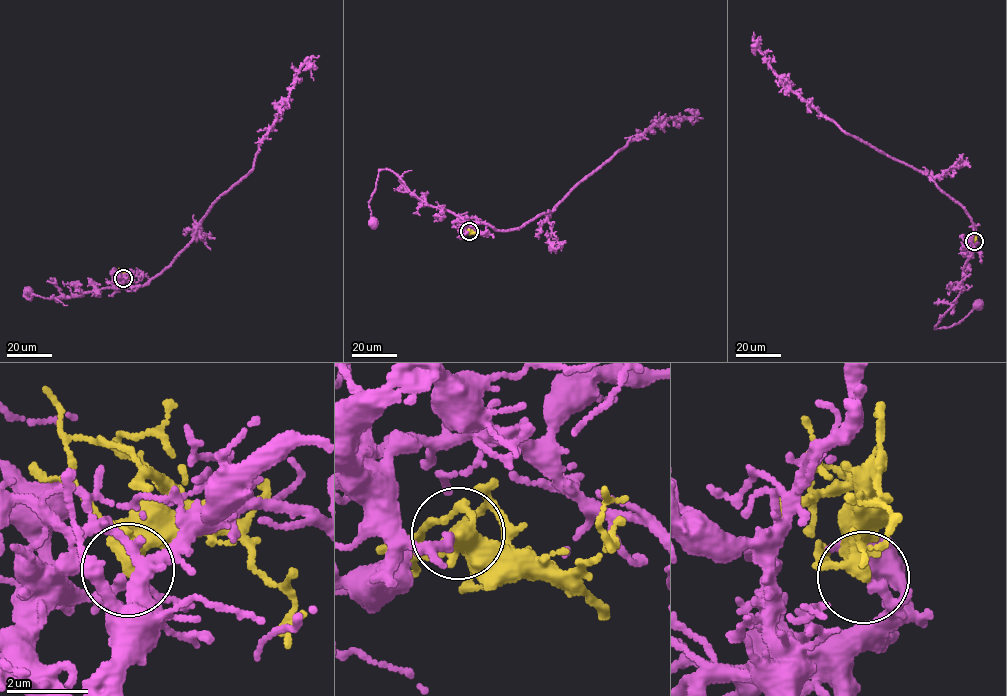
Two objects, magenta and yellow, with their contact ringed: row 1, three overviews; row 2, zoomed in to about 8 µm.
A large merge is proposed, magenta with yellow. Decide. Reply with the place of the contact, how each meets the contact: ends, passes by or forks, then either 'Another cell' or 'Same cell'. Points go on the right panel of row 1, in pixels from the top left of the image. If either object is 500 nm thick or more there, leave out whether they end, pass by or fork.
Place: (974, 241). At the ring magenta ends. At the ring yellow passes by. Same cell

